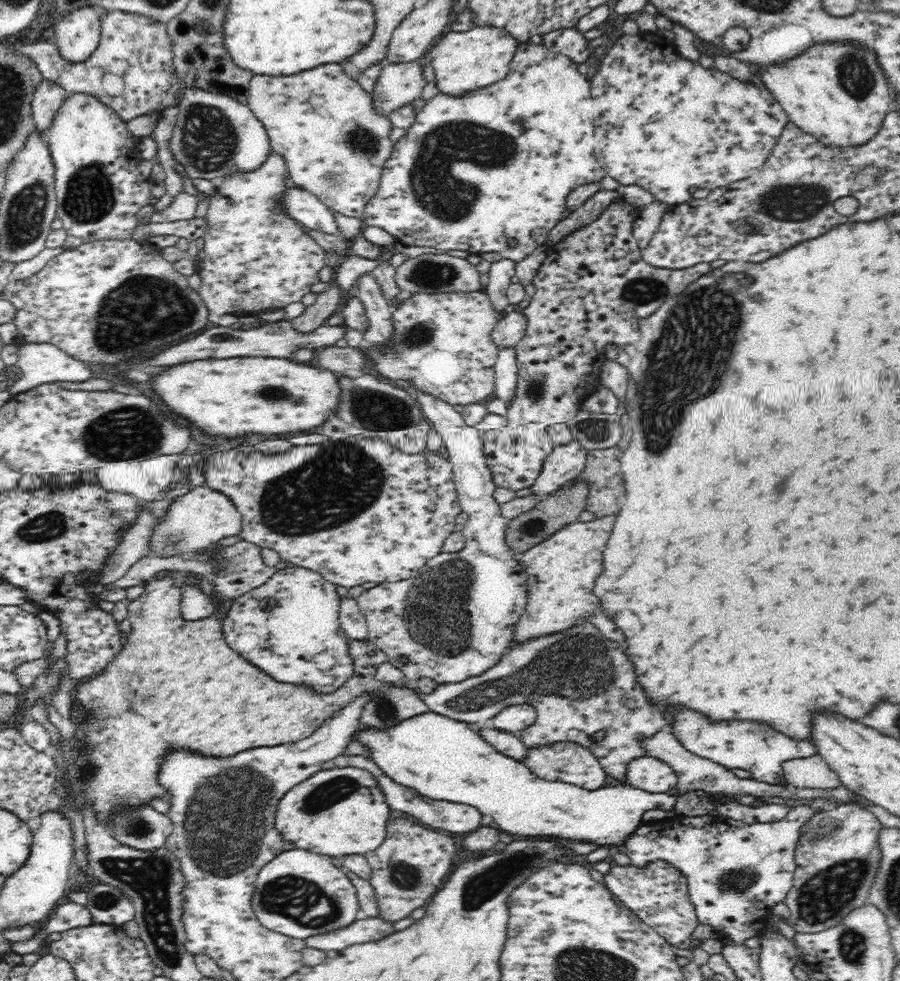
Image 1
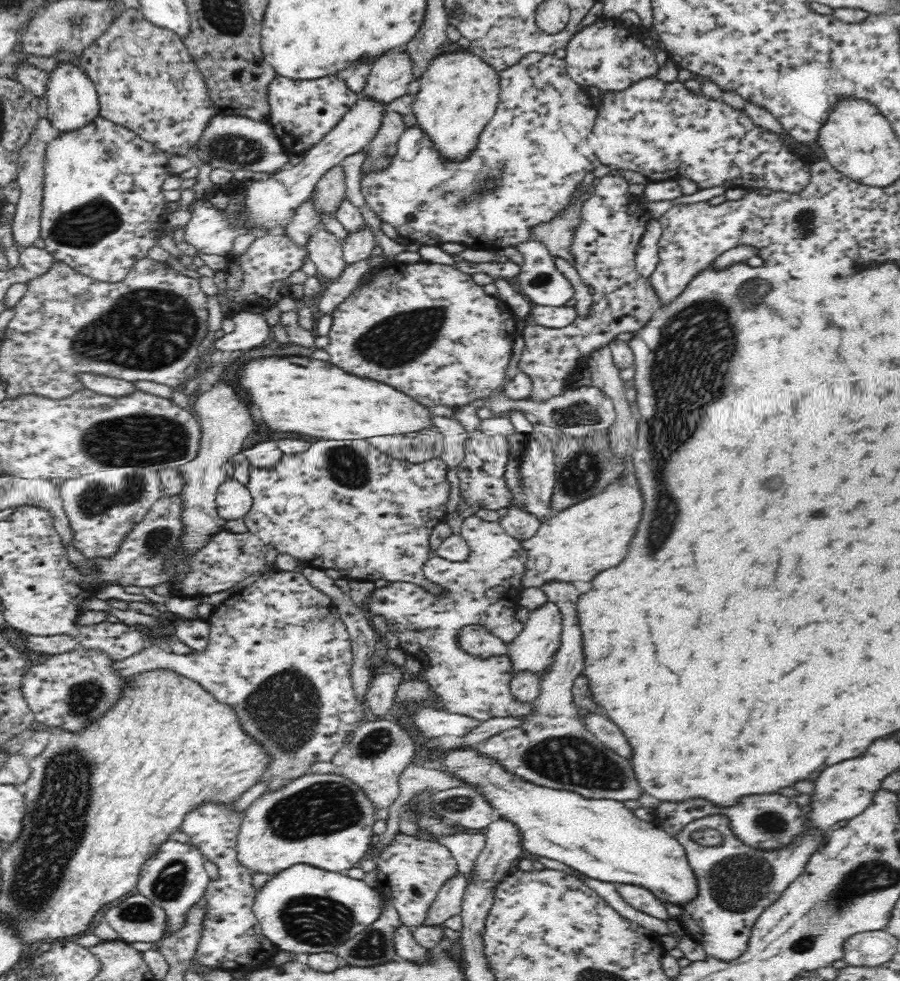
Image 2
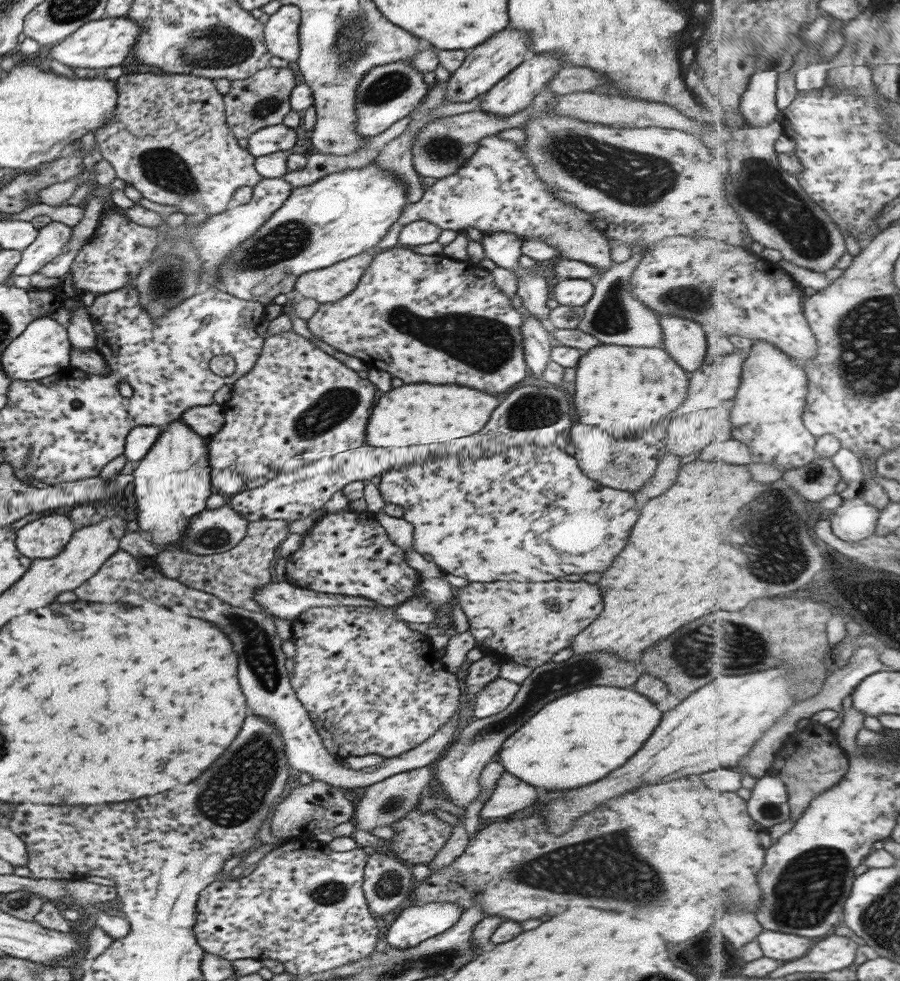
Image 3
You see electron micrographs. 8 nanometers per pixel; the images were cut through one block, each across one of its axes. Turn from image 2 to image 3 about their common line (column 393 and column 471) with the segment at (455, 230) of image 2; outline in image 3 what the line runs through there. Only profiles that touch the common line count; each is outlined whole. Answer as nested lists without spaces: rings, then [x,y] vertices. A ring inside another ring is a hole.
[[[496,135],[478,140],[478,146],[466,166],[446,178],[438,179],[420,200],[406,203],[402,215],[388,229],[388,233],[368,250],[369,253],[378,254],[399,246],[402,227],[419,220],[434,223],[442,230],[465,232],[467,226],[472,226],[482,233],[508,232],[526,239],[538,239],[548,243],[549,248],[554,248],[559,257],[585,263],[602,274],[614,264],[608,239],[594,224],[594,218],[556,200],[548,186],[538,178],[522,146]]]

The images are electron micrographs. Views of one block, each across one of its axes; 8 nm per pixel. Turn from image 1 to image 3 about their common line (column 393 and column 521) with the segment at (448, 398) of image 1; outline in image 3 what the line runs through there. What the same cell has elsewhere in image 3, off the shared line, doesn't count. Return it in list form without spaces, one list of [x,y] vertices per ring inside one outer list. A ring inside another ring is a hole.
[[[396,246],[390,250],[380,251],[374,254],[371,266],[362,276],[358,287],[342,301],[332,302],[332,304],[320,304],[314,316],[308,320],[308,330],[313,333],[316,338],[320,338],[326,344],[348,354],[348,356],[356,356],[369,368],[376,367],[376,370],[386,370],[390,372],[394,378],[404,380],[406,384],[414,384],[414,382],[430,382],[430,384],[460,384],[460,386],[474,386],[478,390],[482,390],[486,394],[498,395],[503,397],[508,394],[508,390],[512,386],[518,386],[520,380],[526,378],[528,365],[525,363],[524,356],[524,338],[520,331],[522,323],[522,313],[524,311],[516,310],[511,305],[512,301],[508,299],[494,283],[493,275],[490,271],[480,268],[479,264],[475,264],[469,259],[466,261],[458,261],[446,257],[444,254],[436,256],[420,256],[415,254],[412,248],[406,246]]]

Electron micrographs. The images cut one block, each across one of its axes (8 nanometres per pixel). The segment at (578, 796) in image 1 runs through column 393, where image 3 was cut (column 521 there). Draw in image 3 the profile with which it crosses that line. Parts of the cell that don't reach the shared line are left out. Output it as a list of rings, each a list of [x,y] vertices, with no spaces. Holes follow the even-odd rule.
[[[589,686],[545,704],[503,743],[496,760],[506,772],[532,786],[548,790],[578,788],[626,764],[650,739],[662,716],[656,703],[638,691]]]

